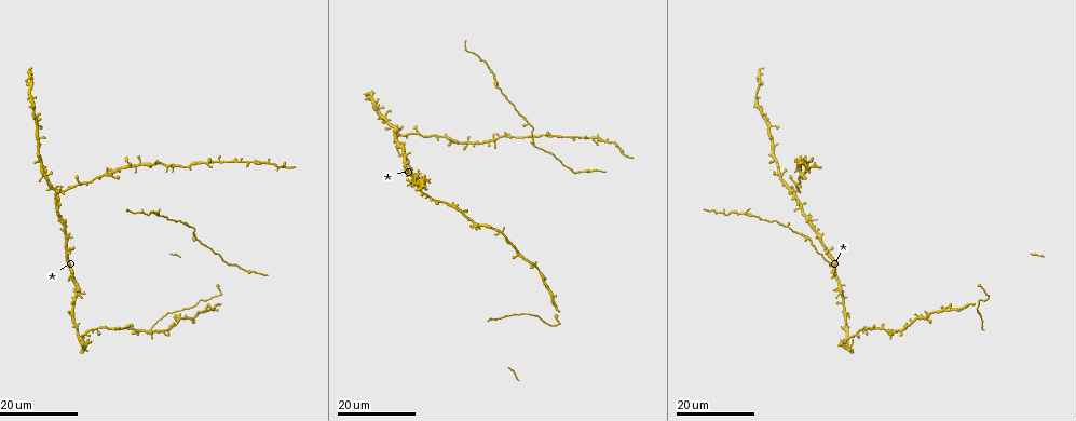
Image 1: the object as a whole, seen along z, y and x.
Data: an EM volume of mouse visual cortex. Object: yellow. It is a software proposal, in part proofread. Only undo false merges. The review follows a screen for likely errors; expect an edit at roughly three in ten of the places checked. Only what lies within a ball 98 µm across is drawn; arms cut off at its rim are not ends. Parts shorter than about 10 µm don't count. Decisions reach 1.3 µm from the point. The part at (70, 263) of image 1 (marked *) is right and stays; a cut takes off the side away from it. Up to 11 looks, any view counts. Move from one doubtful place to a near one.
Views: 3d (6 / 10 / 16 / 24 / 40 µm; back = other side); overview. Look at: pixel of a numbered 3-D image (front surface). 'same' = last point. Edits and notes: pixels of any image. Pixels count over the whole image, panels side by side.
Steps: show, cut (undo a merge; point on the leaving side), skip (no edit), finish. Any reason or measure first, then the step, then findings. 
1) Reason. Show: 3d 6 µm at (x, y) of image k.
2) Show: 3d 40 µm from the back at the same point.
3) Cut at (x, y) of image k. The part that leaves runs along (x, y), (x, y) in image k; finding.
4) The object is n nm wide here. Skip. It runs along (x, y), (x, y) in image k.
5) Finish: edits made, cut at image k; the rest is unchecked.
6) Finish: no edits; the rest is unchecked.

Show: 3d 16 µm at (174, 166) of image 1.

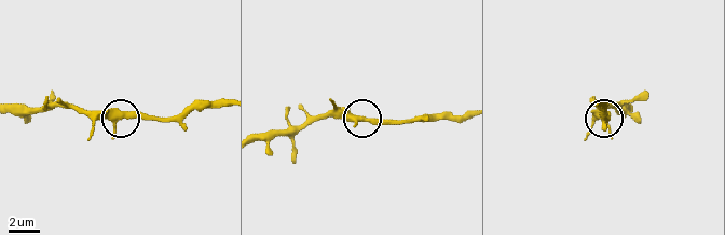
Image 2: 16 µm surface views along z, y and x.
Show: 3d 10 µm at (112, 122) of image 2.

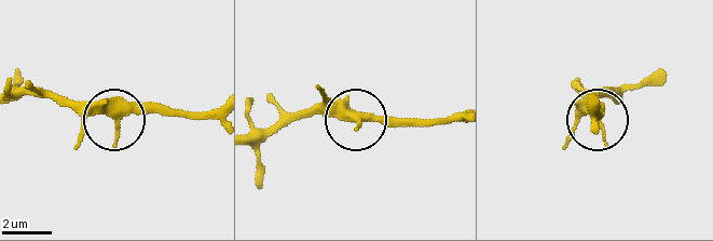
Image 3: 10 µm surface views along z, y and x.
The object is 370 nm wide here. Skip. It runs along (257, 142), (313, 115), (440, 121) in image 3; all the same neuron.

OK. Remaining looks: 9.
Two arms at a narrow angle. Show: 3d 16 µm at (493, 80) of image 1.

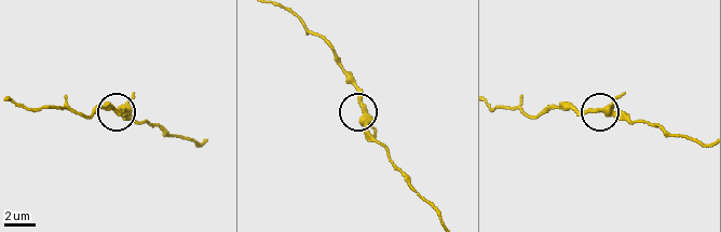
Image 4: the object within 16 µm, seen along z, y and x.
Zoom in. Show: 3d 10 µm at (598, 111) of image 4.

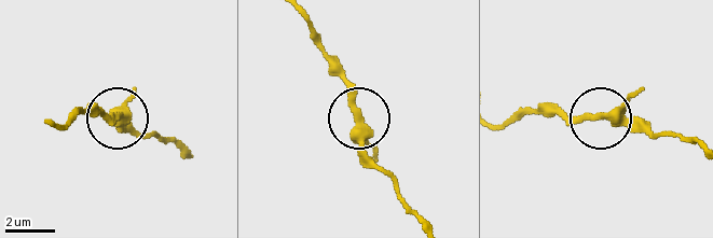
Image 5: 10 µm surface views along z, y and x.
Show: 3d 6 µm at (356, 114) of image 5.

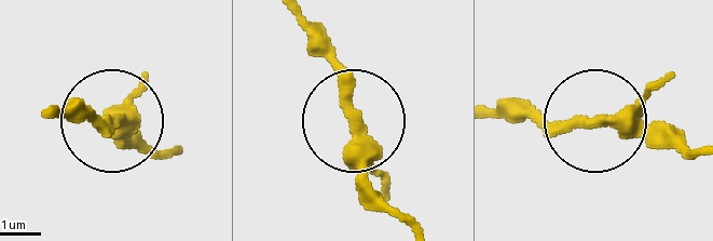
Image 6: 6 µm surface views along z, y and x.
4 arms meet here. Skip. Continuous, no second neuron.

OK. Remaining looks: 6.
Three arms meet. Show: 3d 24 µm at (188, 228) of image 1.

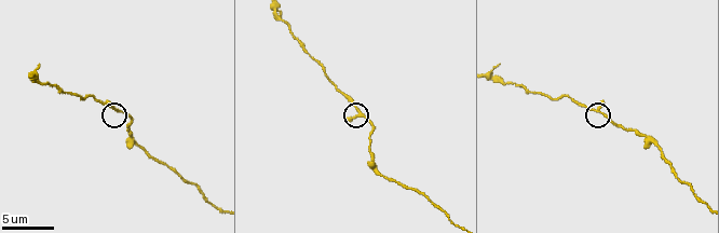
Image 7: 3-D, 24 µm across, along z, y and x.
Show: 3d 6 µm at (360, 114) of image 7.

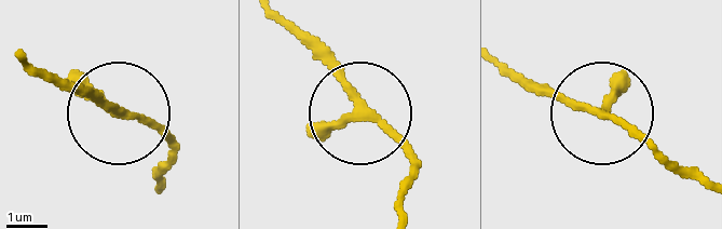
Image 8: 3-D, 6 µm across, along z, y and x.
Show: 3d 6 µm from the back at (361, 106) of image 8.

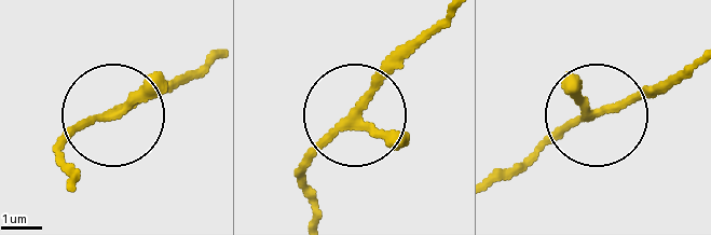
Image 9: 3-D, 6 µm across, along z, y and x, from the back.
The object is 170 nm wide here. Skip. All the same neuron.

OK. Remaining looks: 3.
Show: 3d 24 µm at (504, 233) of image 1.

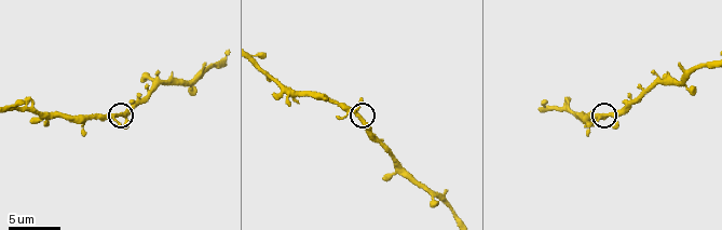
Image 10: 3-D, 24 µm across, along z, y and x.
Show: 3d 10 µm at (117, 113) of image 10.

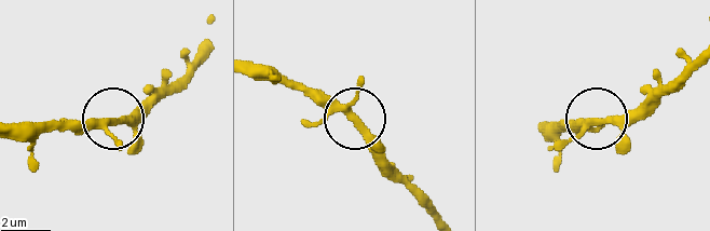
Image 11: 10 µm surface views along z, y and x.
3 arms meet here. Skip. It runs along (541, 123), (643, 118) in image 11; all the same neuron.

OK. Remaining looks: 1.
Finish: no edits; the rest is unchecked.

